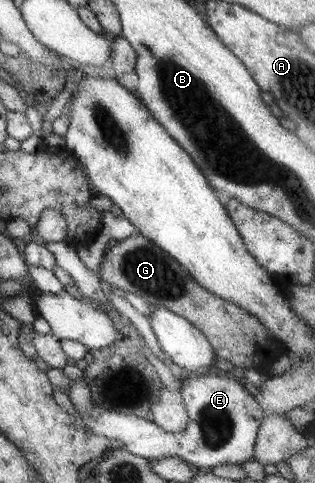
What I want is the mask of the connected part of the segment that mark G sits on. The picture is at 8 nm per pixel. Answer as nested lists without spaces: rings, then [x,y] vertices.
[[[139,232],[110,245],[100,265],[99,279],[125,293],[143,297],[153,307],[165,308],[185,318],[207,338],[216,358],[228,360],[240,372],[272,364],[287,353],[285,345],[256,316],[202,288],[181,264]]]

